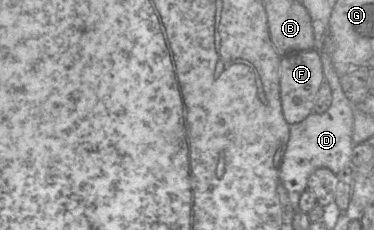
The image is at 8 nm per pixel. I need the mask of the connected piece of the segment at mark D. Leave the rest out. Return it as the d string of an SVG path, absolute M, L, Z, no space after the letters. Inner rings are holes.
M323 48L319 54L325 82L332 91L331 106L325 113L312 113L302 122L290 126L289 140L280 166L280 181L295 211L298 211L301 195L308 189L308 178L316 169L327 168L337 175L351 164L353 154L354 108L345 96L340 76L333 67L332 53L327 53Z

